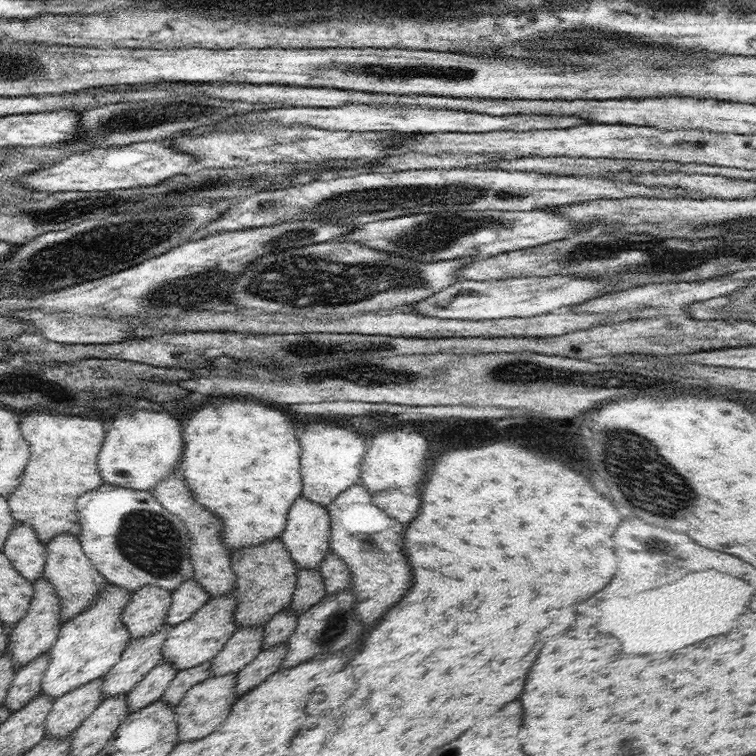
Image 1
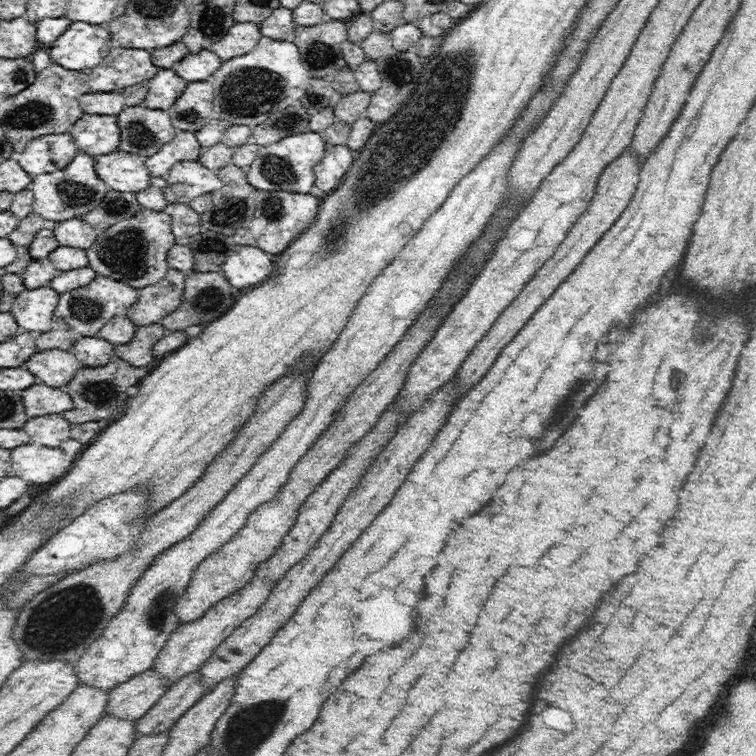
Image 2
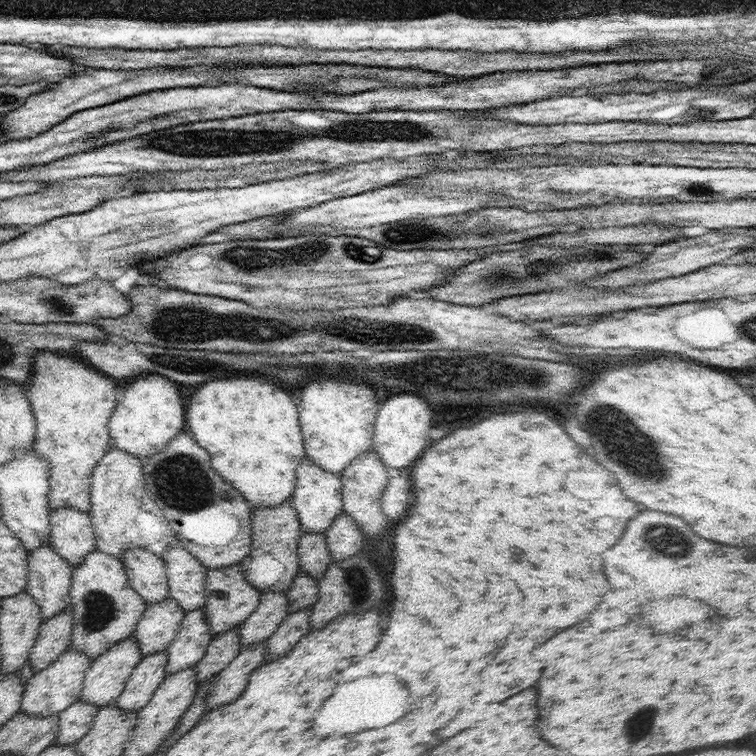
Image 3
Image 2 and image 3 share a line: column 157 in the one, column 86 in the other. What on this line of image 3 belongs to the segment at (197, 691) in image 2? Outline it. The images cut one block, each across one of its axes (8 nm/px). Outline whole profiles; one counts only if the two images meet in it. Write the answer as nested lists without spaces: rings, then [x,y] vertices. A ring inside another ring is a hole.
[[[76,700],[74,704],[70,704],[59,714],[60,729],[53,742],[58,746],[77,743],[90,730],[98,710],[98,706],[84,700]]]

